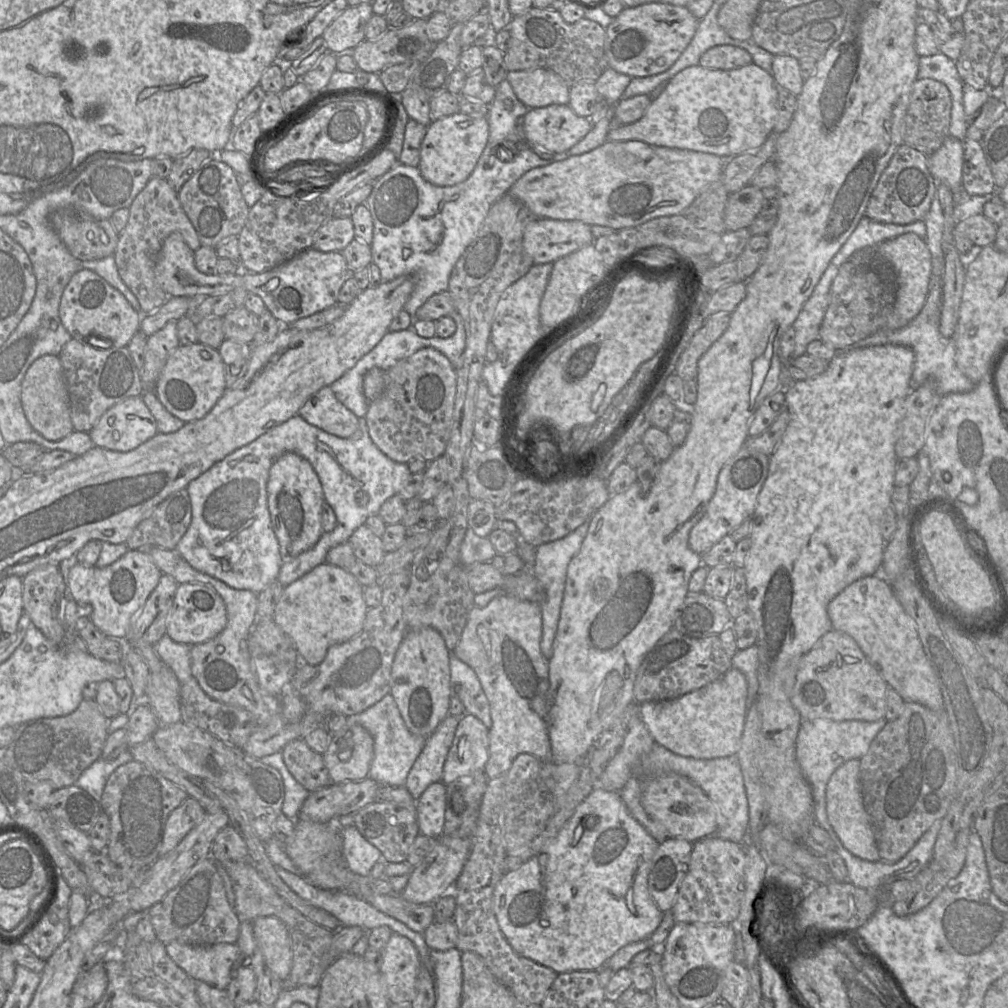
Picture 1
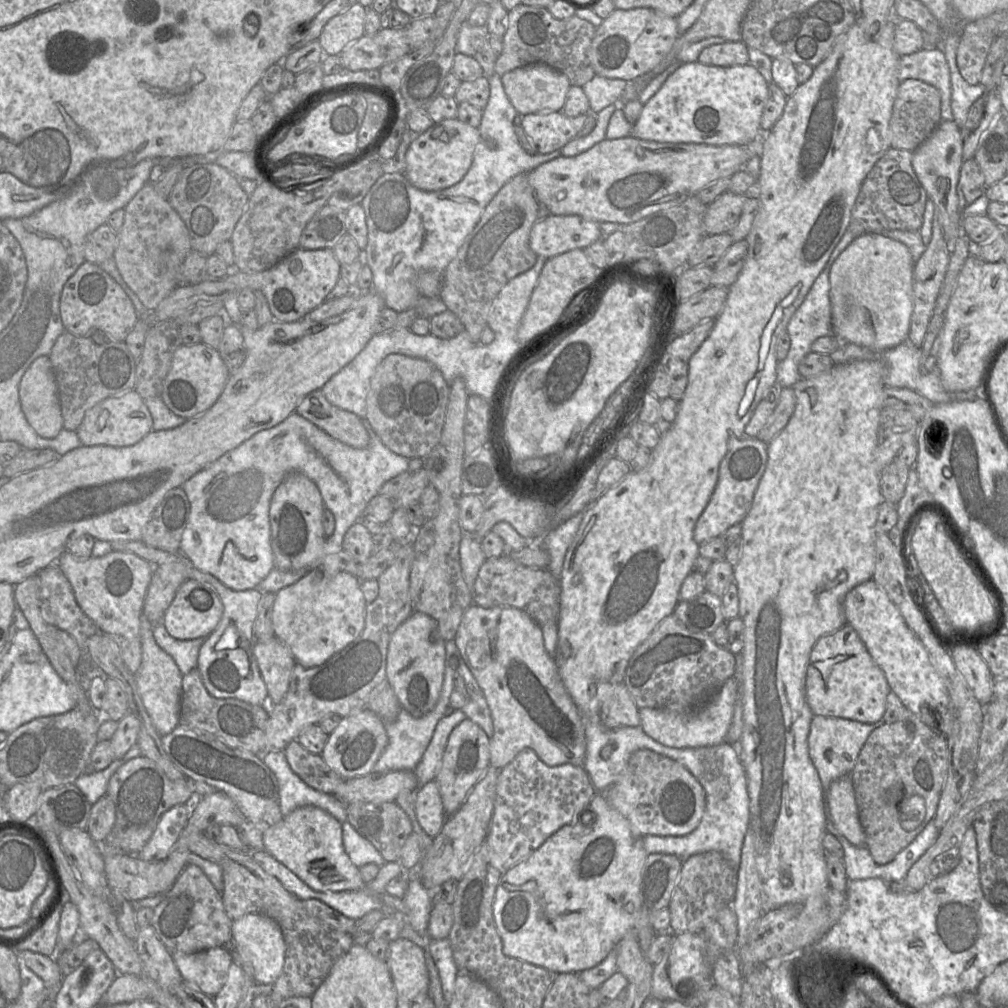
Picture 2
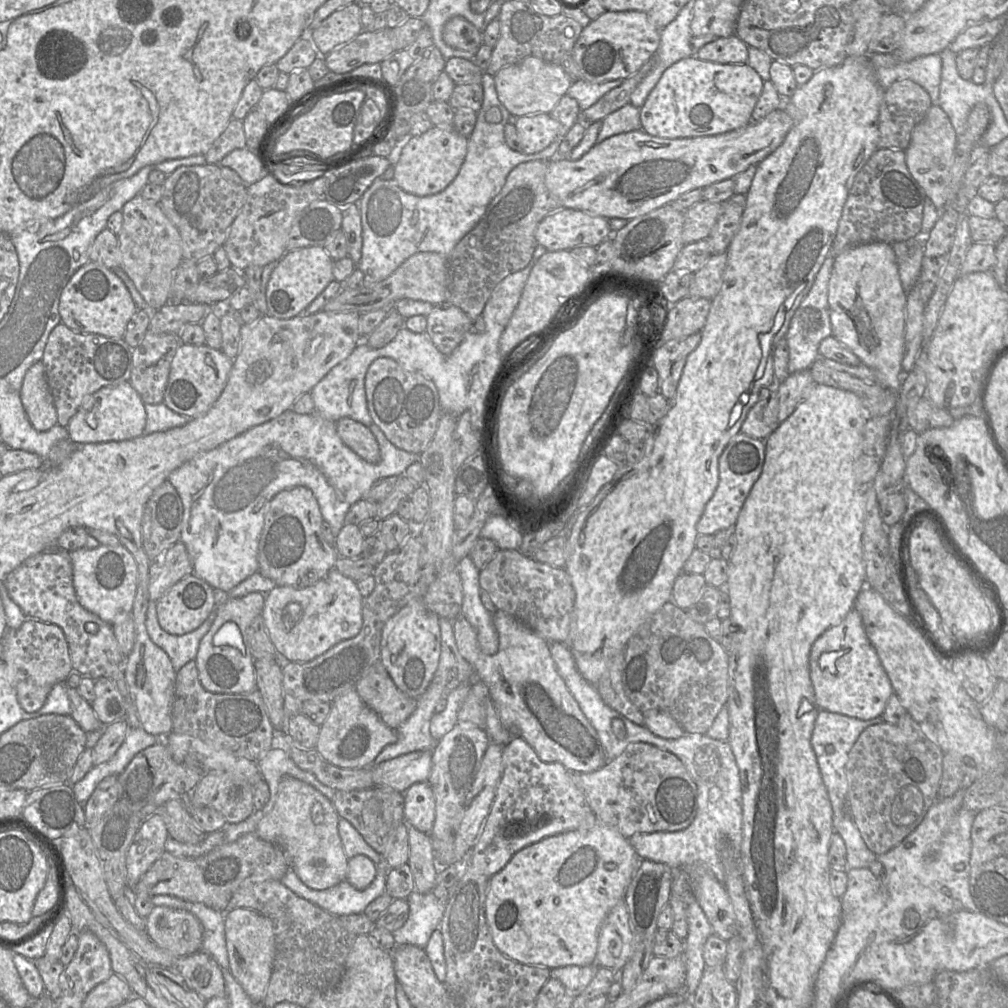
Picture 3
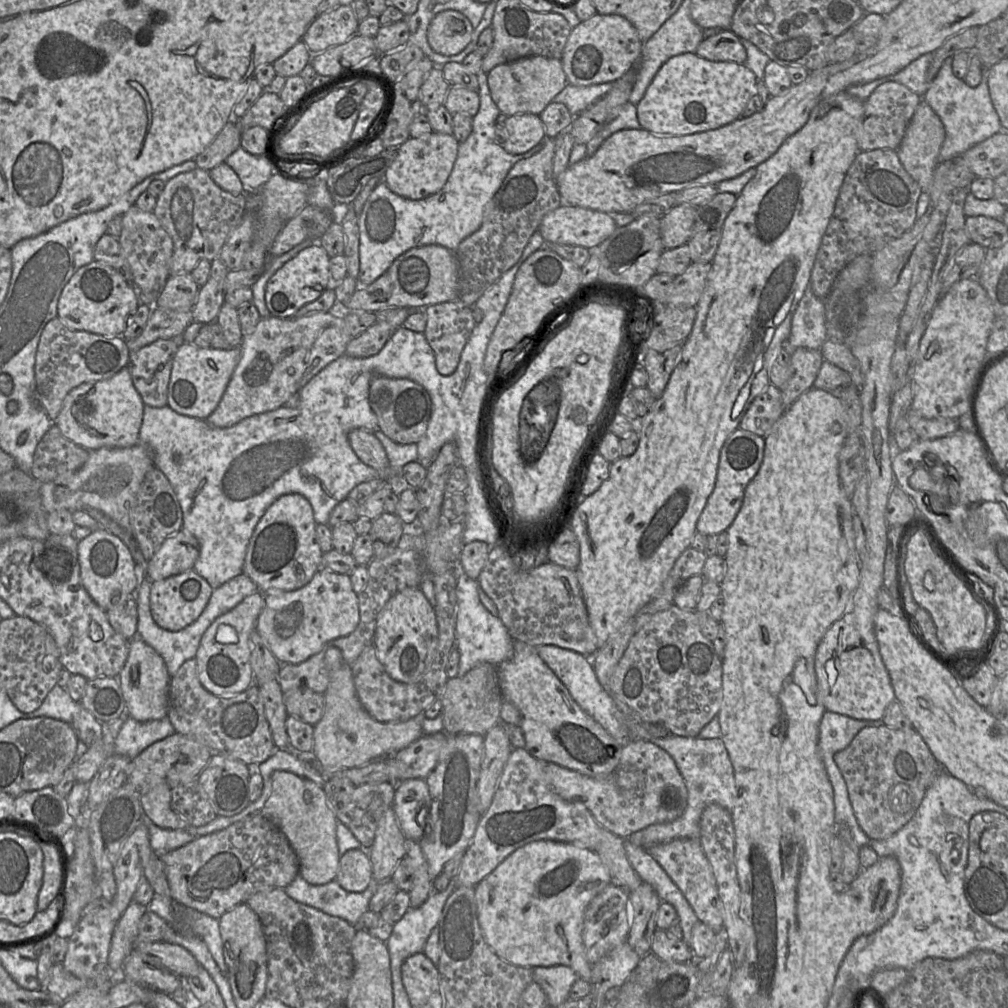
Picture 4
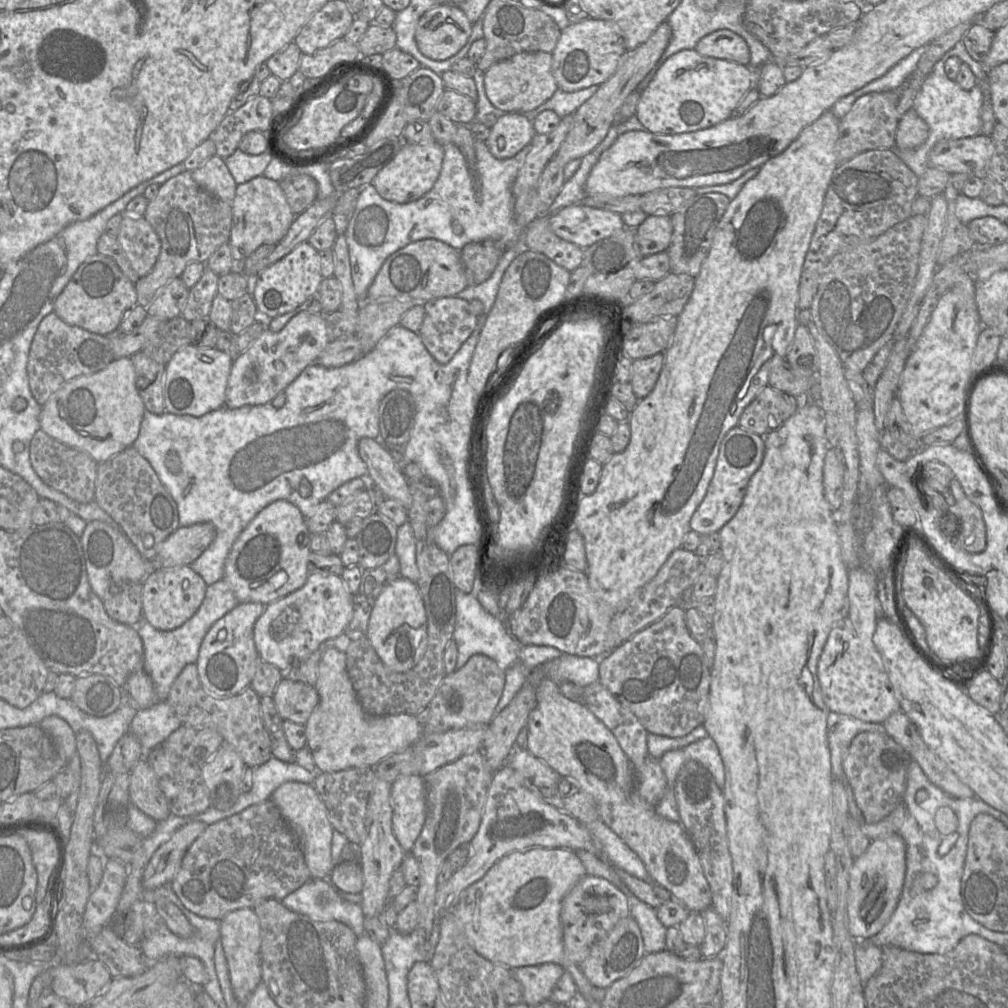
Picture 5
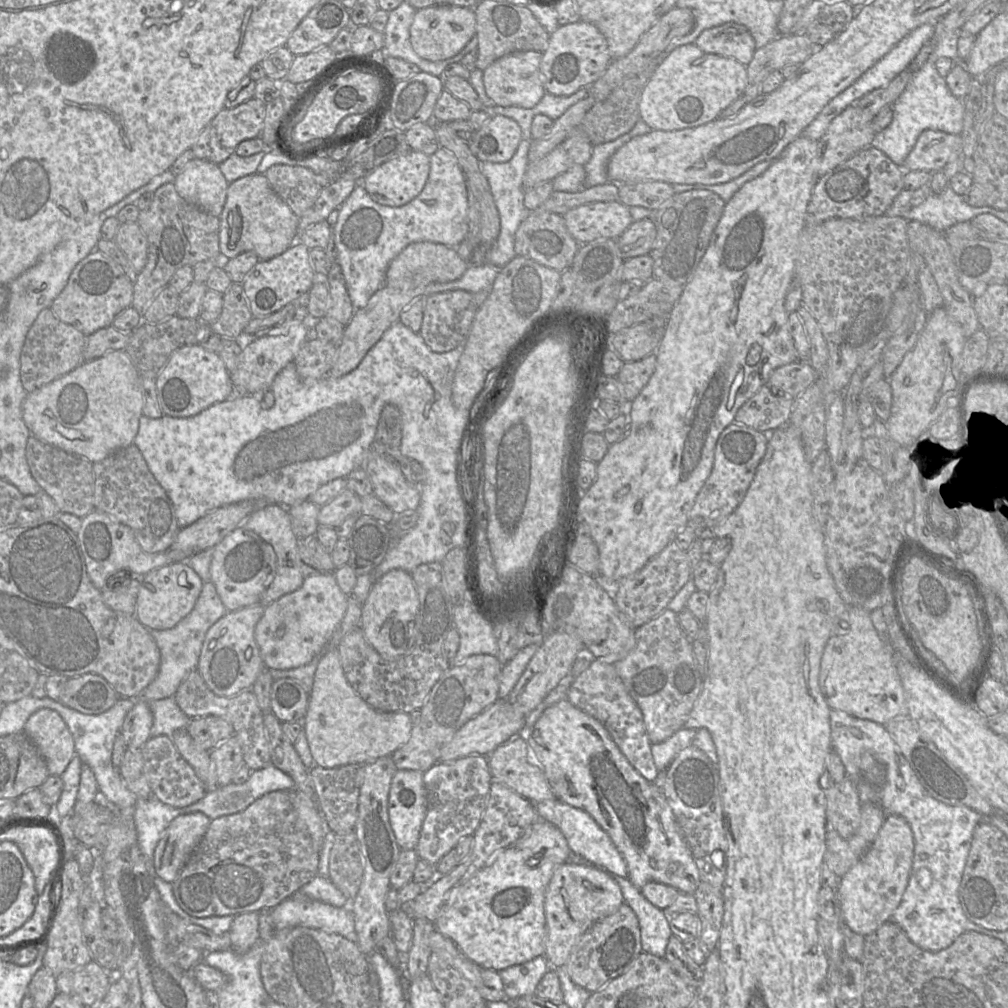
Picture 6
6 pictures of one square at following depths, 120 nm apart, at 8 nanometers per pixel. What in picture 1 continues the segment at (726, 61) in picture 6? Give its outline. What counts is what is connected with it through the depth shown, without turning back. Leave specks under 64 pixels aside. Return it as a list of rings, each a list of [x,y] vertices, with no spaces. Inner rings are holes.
[[[753,62],[731,70],[701,65],[687,67],[671,78],[664,91],[653,98],[643,117],[635,123],[610,129],[607,141],[641,141],[649,145],[714,154],[732,158],[760,147],[773,132],[777,119],[778,85],[773,76]]]

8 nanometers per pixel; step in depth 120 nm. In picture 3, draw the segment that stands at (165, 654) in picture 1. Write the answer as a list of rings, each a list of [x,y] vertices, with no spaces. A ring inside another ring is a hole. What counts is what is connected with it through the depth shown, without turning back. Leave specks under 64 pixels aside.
[[[152,600],[146,612],[146,629],[150,639],[168,655],[177,673],[185,664],[196,658],[200,641],[211,628],[215,617],[216,608],[197,629],[183,635],[172,635],[160,627],[156,602]]]

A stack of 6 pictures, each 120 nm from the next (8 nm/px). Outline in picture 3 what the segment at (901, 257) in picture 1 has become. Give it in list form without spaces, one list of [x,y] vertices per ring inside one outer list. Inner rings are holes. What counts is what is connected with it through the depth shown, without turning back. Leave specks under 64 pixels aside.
[[[869,242],[847,248],[835,257],[829,281],[828,302],[832,335],[852,351],[864,365],[873,369],[876,382],[898,393],[904,374],[905,306],[907,292],[904,290],[893,245],[887,242]]]

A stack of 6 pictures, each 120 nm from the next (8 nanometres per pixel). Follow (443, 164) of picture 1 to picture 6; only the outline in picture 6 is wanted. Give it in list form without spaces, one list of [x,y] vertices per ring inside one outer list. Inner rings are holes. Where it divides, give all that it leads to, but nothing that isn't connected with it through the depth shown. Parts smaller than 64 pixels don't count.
[[[411,150],[383,163],[360,183],[363,184],[375,202],[390,207],[400,207],[409,203],[421,193],[427,182],[429,172],[430,156],[420,151]]]

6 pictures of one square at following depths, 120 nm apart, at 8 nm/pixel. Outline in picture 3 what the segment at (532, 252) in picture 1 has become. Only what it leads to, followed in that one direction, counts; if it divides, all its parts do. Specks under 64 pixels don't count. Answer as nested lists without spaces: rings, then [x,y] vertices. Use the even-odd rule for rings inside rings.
[[[561,208],[545,216],[537,225],[535,240],[548,252],[576,247],[597,247],[611,238],[607,219],[583,211]]]

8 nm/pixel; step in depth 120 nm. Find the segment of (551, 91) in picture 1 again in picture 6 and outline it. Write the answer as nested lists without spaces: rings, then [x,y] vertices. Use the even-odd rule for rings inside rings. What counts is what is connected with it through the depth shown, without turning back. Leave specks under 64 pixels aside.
[[[535,50],[516,51],[494,61],[483,71],[486,94],[497,106],[535,107],[547,93],[542,82],[540,63],[543,53]]]

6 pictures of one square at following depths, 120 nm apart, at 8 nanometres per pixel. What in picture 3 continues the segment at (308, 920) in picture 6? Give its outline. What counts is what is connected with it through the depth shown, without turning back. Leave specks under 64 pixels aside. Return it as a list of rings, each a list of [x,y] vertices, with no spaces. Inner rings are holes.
[[[378,866],[375,879],[363,890],[354,888],[347,880],[325,890],[314,890],[306,886],[292,869],[289,869],[280,881],[295,894],[319,908],[332,915],[342,916],[364,913],[366,907],[383,894],[388,870],[384,866]]]

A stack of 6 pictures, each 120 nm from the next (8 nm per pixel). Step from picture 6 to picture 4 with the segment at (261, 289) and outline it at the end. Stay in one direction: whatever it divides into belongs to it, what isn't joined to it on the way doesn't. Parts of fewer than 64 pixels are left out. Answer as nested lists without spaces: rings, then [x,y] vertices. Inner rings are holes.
[[[318,241],[301,250],[268,280],[265,290],[266,305],[271,316],[291,318],[300,308],[316,300],[330,286],[330,257]]]

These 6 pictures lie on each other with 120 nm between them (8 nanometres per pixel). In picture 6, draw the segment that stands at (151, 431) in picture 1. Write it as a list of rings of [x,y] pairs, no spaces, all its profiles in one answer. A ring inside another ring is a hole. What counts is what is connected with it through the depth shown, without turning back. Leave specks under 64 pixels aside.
[[[112,350],[27,394],[23,420],[31,434],[97,463],[129,447],[139,430],[144,405],[142,375],[125,350]]]

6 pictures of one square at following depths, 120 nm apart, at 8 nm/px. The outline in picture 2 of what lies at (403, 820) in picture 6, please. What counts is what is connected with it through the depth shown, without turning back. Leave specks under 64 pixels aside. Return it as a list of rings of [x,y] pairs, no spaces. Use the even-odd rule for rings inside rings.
[[[435,781],[419,786],[414,795],[417,820],[423,830],[434,838],[446,821],[442,799]]]

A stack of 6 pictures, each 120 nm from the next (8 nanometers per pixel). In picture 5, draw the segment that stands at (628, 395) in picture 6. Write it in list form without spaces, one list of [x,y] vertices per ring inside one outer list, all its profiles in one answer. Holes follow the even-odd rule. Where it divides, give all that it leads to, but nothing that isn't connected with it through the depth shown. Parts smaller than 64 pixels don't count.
[[[664,353],[632,361],[630,384],[638,400],[653,390],[664,363]]]

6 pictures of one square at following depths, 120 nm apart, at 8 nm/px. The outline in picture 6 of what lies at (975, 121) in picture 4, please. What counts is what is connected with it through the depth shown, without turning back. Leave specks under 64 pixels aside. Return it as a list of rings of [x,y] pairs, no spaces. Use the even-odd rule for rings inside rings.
[[[960,31],[947,33],[934,45],[934,50],[922,68],[914,74],[905,90],[892,104],[893,118],[891,123],[876,132],[871,146],[883,151],[895,164],[900,167],[916,144],[920,134],[925,130],[935,130],[948,134],[959,135],[963,129],[964,102],[955,97],[949,90],[945,78],[935,67],[936,61],[941,57],[948,57],[954,64],[959,63],[965,67],[957,52],[957,42]]]

